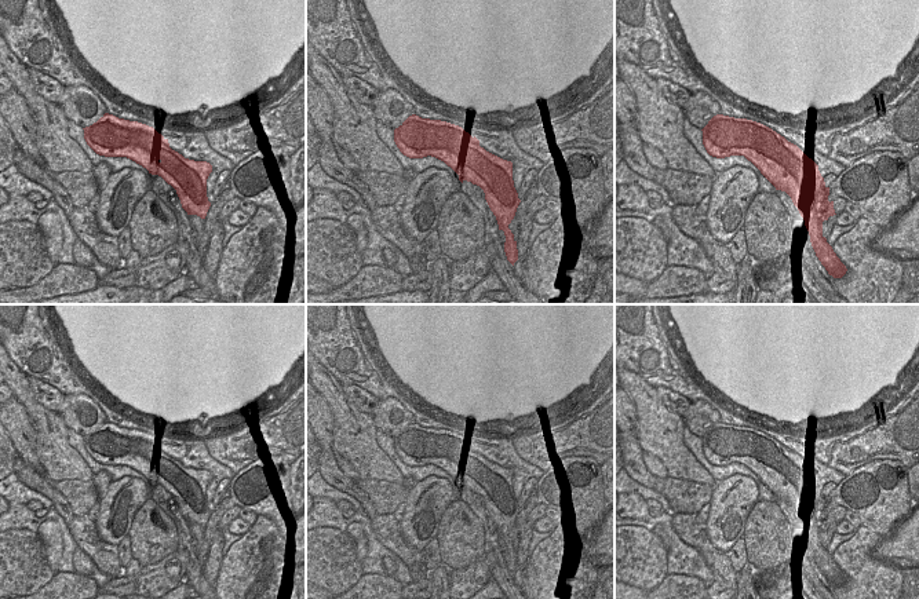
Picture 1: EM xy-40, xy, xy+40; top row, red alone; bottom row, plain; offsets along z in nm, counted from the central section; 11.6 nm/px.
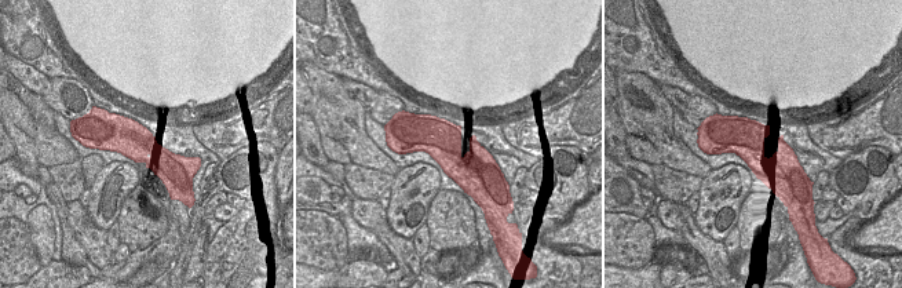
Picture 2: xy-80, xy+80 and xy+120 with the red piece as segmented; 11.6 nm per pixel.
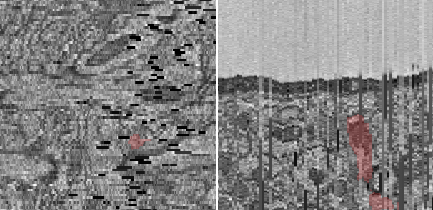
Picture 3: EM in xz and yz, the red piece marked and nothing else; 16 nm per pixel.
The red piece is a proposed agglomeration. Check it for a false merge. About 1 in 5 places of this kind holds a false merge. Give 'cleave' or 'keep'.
keep

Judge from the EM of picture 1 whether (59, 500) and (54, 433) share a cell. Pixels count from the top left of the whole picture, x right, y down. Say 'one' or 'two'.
two

